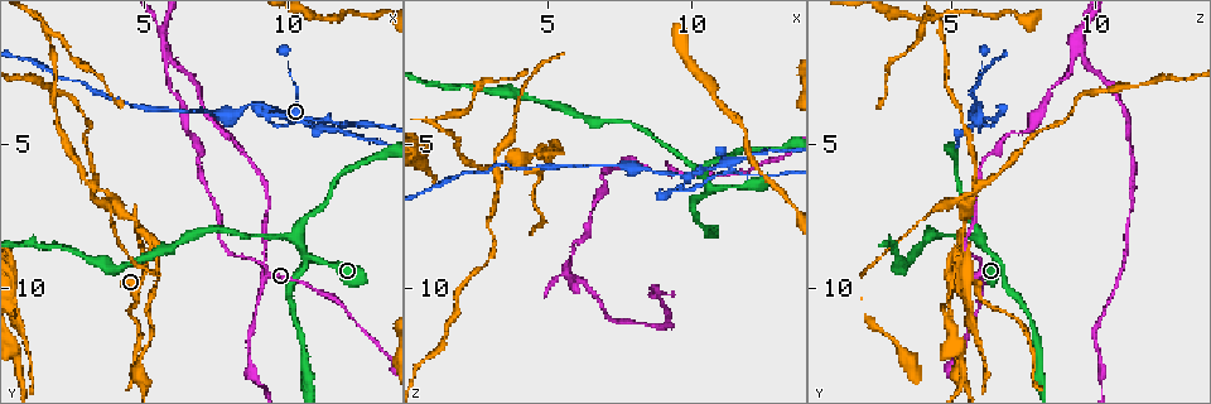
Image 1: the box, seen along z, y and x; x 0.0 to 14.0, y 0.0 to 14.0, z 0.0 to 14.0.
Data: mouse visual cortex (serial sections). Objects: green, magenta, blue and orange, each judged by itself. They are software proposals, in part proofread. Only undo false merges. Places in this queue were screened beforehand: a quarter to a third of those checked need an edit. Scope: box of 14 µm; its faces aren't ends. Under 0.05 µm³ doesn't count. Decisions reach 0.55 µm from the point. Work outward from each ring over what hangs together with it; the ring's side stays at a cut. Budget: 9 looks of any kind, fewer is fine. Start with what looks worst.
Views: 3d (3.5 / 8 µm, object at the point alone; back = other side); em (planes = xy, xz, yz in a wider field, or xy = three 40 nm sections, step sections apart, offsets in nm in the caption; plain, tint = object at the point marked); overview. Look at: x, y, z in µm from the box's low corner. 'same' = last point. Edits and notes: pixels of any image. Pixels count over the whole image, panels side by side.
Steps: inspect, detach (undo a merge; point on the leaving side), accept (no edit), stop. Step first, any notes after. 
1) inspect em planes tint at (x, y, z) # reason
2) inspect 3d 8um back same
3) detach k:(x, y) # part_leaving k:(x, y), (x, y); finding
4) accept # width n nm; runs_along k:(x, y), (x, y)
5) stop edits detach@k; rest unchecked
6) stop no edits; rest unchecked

inspect 3d 8um at (5.7, 1.9, 9.3) # side arm on a straight run

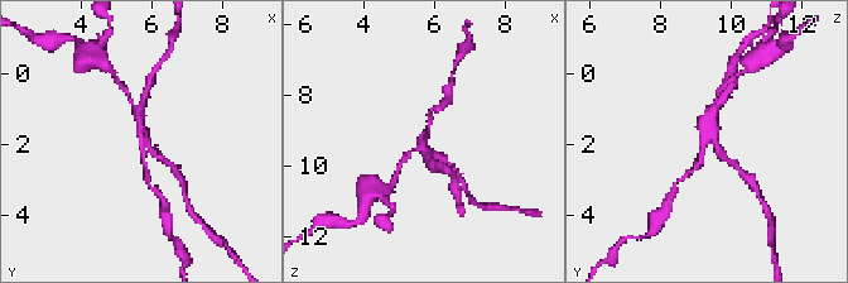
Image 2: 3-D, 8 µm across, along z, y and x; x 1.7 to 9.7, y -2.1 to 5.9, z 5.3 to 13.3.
inspect em xy step 5 tint at (5.7, 1.8, 9.3) # need the tissue

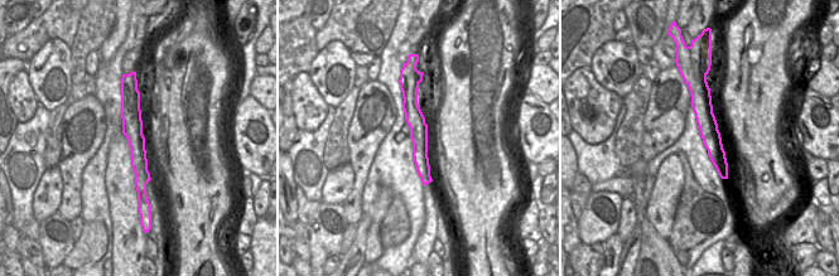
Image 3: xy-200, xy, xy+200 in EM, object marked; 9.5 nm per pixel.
detach 2:(159, 156) # width 180 nm; part_leaving 2:(145, 140), (176, 172); two cells meet here

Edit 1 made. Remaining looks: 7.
inspect 3d 3.5um at (4.9, 8.2, 5.5) # sharp bend

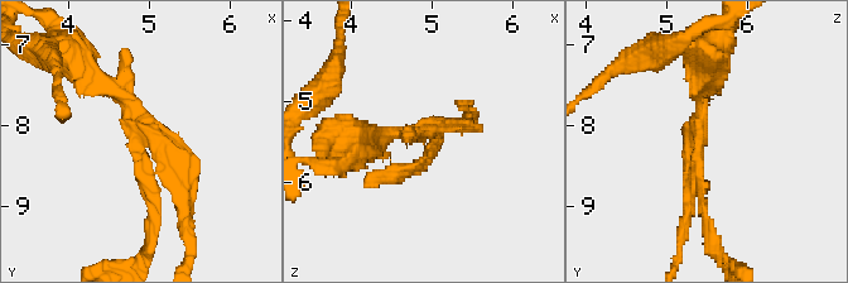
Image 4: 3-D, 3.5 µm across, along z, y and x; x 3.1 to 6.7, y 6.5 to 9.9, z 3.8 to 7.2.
inspect em xy step 5 tint at (4.85, 8.15, 5.45) # arms 3; arm_widths 150, 150, 200 nm; need the tissue

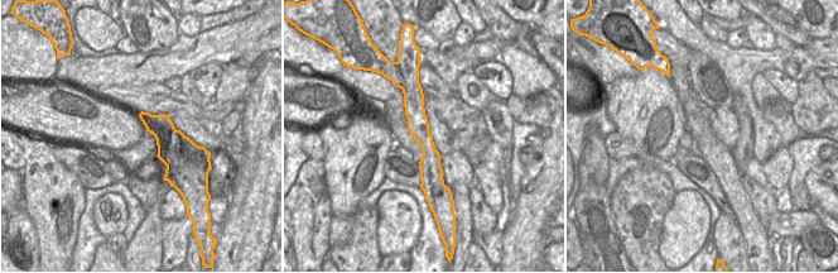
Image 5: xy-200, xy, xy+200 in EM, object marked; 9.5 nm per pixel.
inspect em xy step 1 tint same # another direction

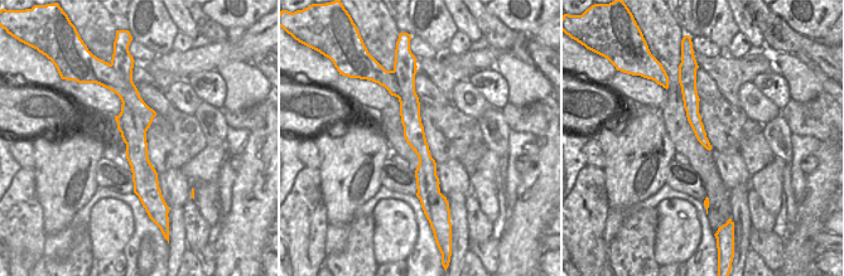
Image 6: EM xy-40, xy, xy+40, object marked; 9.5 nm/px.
detach 4:(472, 128) # part_leaving 4:(398, 134), (347, 144), (324, 167); a second cell is stuck on

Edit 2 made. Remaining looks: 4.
inspect overview # see it whole again

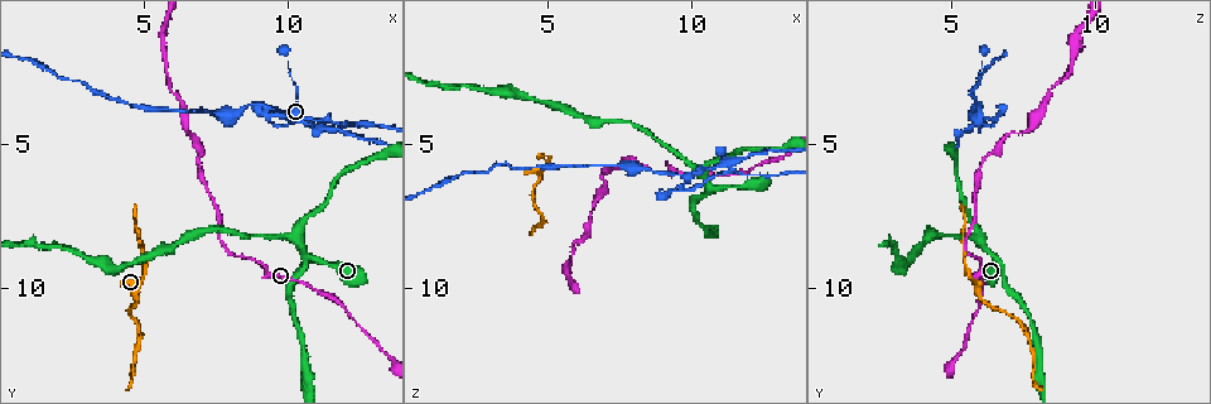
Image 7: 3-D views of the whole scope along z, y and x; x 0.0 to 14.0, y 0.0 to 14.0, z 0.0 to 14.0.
inspect 3d 3.5um back at (9.3, 4.1, 6.7) # sudden change in width

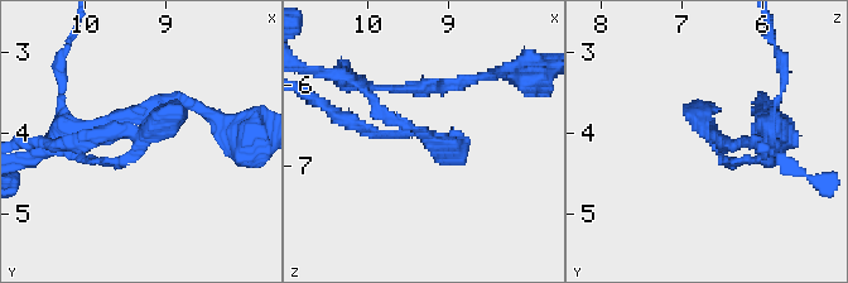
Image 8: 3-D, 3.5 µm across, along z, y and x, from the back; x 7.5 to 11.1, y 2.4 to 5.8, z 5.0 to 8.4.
inspect em xy step 1 plain at (9.30, 4.05, 6.60) # need the tissue

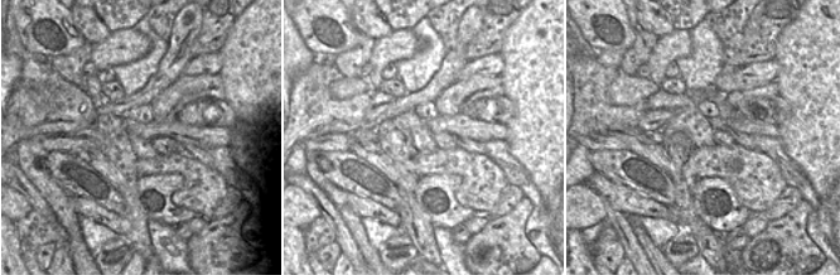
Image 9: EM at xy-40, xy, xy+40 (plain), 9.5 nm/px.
inspect em xy step 1 tint same

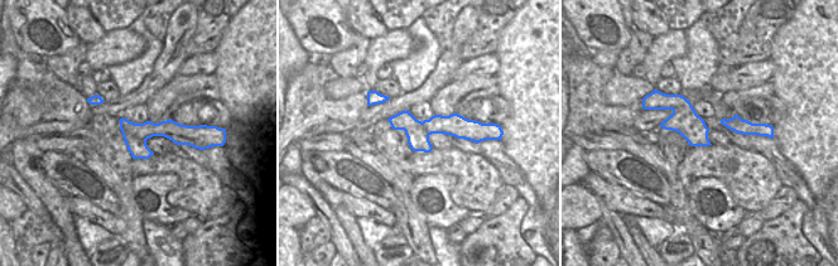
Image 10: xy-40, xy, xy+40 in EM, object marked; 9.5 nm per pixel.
detach 8:(90, 142) # border 10:(123, 132), (130, 132), (145, 140); a second cell is stuck on

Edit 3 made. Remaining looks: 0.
stop edits detach@2, detach@4, detach@8; rest unchecked

